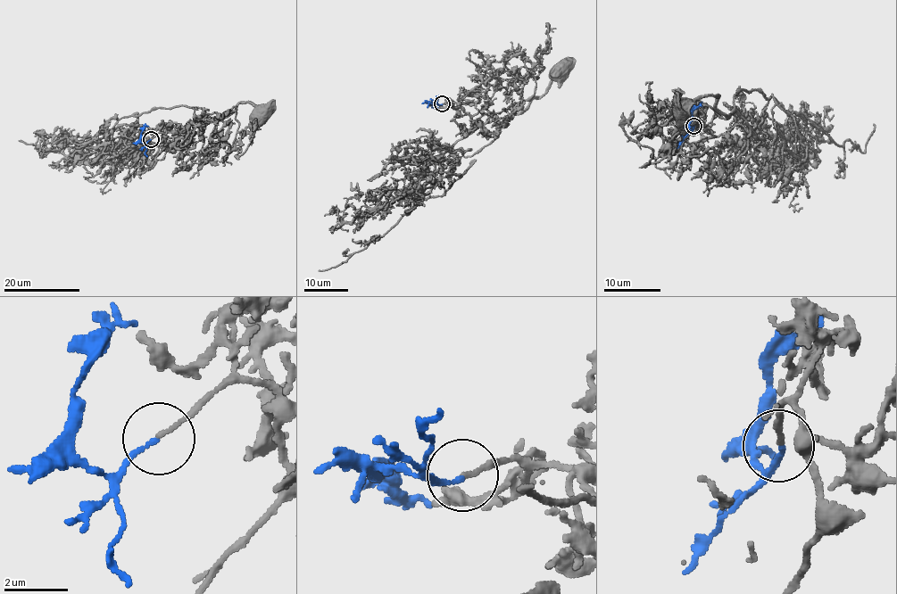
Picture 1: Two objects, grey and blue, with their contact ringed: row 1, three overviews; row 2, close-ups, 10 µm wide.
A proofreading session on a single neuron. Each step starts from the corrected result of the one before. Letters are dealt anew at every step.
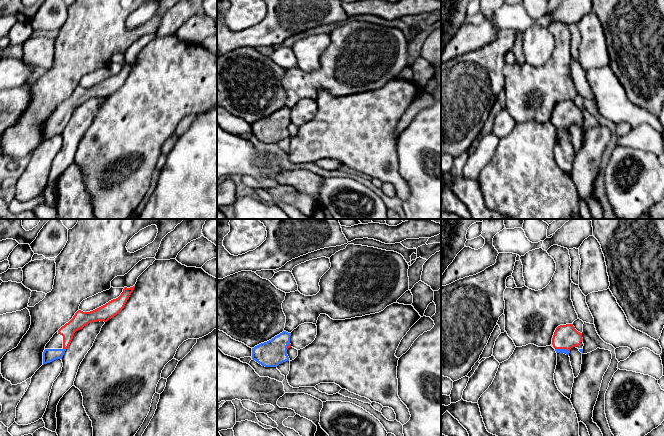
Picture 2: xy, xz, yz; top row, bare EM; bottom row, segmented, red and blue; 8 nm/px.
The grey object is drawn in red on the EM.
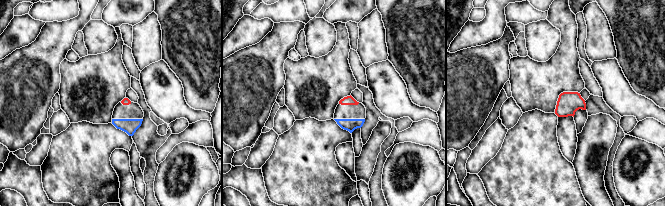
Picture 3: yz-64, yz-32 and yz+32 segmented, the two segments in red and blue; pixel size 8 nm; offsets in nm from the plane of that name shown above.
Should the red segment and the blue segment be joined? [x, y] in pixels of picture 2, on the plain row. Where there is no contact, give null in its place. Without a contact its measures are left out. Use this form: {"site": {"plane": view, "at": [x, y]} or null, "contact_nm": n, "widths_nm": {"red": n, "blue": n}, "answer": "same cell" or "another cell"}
{"site": {"plane": "yz", "at": [562, 124]}, "contact_nm": 120, "widths_nm": {"red": 190, "blue": 40}, "answer": "same cell"}

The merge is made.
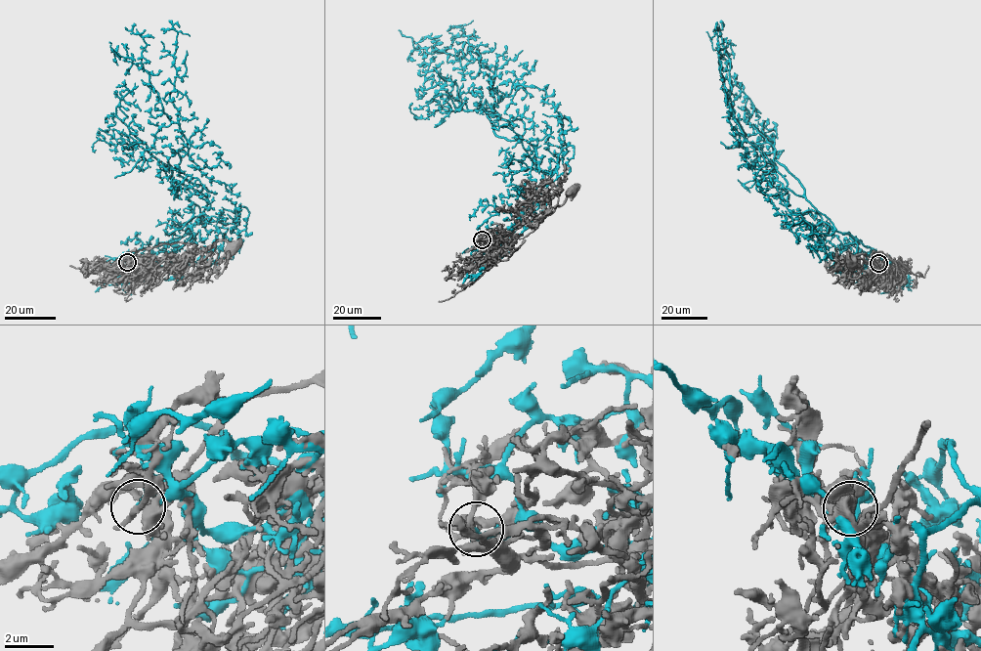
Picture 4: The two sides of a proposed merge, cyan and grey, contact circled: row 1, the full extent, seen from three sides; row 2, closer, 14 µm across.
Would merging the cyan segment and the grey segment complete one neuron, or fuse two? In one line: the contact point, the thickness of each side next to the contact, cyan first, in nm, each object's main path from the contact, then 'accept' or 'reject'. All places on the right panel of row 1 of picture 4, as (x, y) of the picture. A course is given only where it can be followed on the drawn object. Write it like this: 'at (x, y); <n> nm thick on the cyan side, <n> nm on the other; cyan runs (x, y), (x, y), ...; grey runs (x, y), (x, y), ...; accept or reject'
at (878, 263); 200 nm thick on the cyan side, 180 nm on the other; cyan runs (878, 263), (873, 248), (787, 188), (746, 138), (725, 102), (730, 59), (706, 31); grey runs (878, 263), (886, 255), (873, 252), (870, 262), (864, 259), (863, 253), (856, 255), (851, 261); reject

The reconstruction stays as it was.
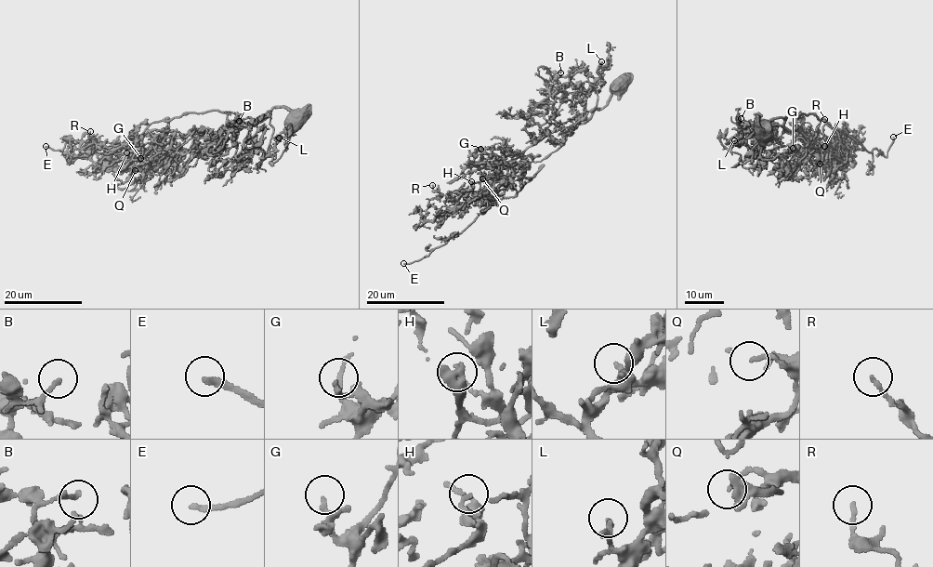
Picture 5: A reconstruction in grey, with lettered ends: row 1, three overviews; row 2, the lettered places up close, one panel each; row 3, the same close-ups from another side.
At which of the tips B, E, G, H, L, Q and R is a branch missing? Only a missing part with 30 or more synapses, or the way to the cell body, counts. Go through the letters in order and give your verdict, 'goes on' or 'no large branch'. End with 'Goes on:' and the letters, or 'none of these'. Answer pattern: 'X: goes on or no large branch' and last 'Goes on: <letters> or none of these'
B: no large branch
E: goes on
G: no large branch
H: no large branch
L: goes on
Q: no large branch
R: no large branch
Goes on: E, L

